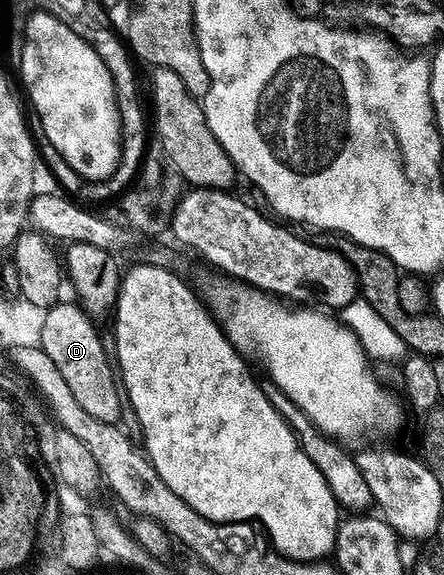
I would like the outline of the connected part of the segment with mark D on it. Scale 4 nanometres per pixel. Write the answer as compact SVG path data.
M58 301L57 305L47 310L40 348L43 352L47 352L47 356L51 356L55 368L59 368L63 381L69 385L75 395L76 402L91 416L103 420L103 424L116 426L121 421L121 403L115 392L115 383L111 369L107 365L107 356L104 355L102 335L97 335L93 328L94 321L80 305L65 301Z

